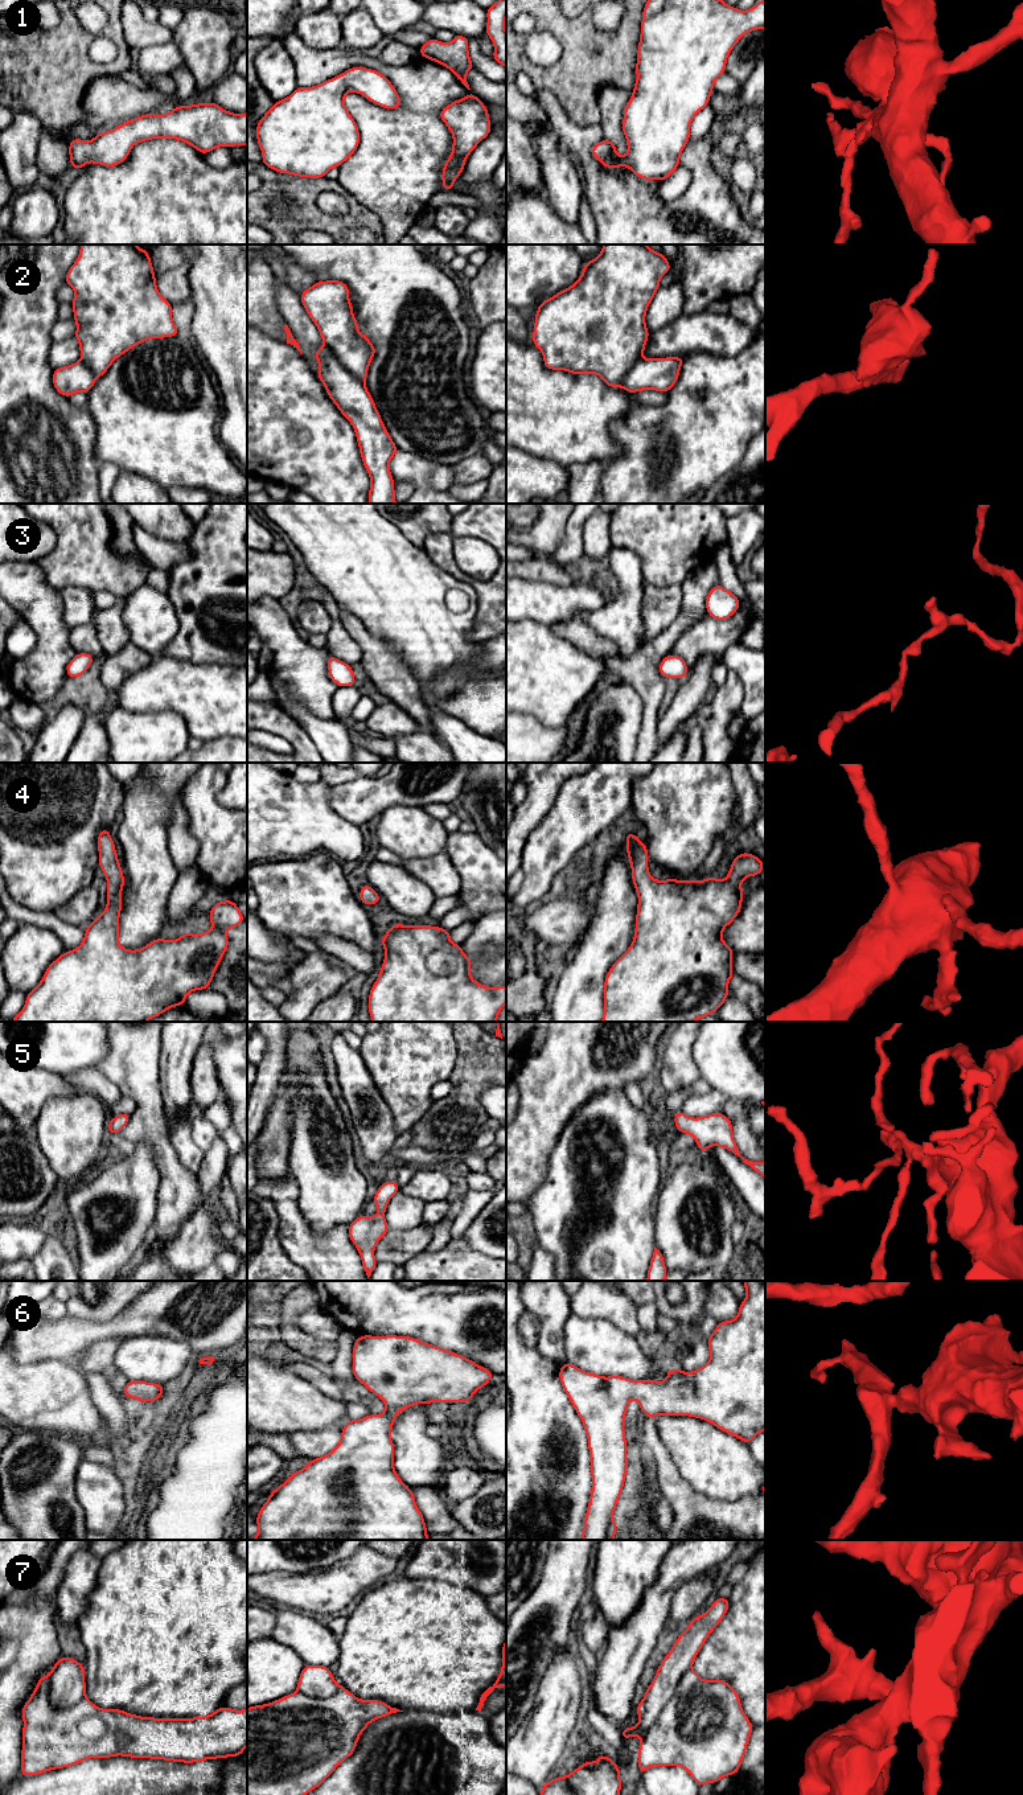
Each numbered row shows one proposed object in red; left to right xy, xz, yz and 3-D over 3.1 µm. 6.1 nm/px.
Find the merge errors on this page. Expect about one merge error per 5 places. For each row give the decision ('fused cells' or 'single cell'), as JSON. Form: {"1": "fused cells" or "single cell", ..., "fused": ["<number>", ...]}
{"1": "single cell", "2": "single cell", "3": "single cell", "4": "single cell", "5": "single cell", "6": "single cell", "7": "single cell", "fused": []}

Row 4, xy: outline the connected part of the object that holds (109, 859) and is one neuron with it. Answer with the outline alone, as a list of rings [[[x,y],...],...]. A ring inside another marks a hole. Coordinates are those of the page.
[[[102,829],[98,834],[98,853],[99,868],[107,880],[107,907],[98,919],[89,924],[82,944],[73,950],[63,952],[48,966],[40,983],[28,993],[25,1006],[11,1022],[147,1022],[172,1007],[184,1006],[190,991],[210,987],[215,970],[229,948],[226,931],[245,921],[239,907],[229,899],[215,903],[210,909],[208,916],[211,929],[209,932],[189,935],[184,931],[177,940],[159,937],[140,949],[126,949],[119,944],[124,875],[108,829]]]

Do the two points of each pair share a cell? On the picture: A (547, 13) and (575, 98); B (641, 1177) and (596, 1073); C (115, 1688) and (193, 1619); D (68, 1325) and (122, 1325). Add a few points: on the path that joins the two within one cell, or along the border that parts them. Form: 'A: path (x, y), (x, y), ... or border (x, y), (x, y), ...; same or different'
A: path (568, 35), (575, 41), (575, 77); same
B: border (621, 1089), (604, 1089), (594, 1093), (578, 1108); different
C: path (135, 1674), (173, 1635); same
D: path (81, 1330), (109, 1329); same

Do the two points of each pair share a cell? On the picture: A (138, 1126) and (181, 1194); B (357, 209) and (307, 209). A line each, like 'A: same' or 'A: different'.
A: same
B: same

